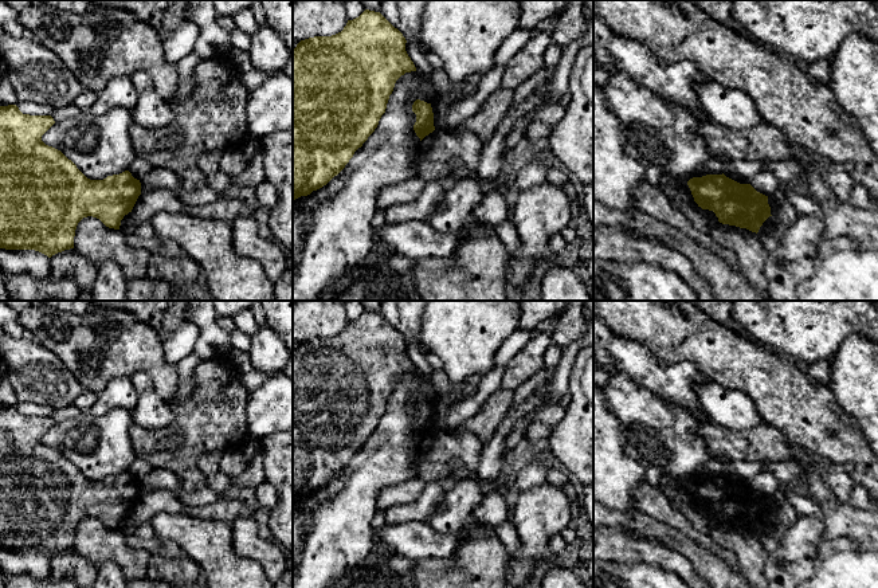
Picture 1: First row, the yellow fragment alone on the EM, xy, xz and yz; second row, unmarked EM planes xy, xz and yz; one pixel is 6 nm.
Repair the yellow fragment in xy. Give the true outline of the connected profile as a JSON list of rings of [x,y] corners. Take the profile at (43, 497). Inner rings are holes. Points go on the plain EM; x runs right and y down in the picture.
[[[16,405],[0,407],[0,549],[35,550],[51,558],[74,549],[75,530],[83,518],[93,517],[106,528],[119,530],[121,521],[141,495],[141,483],[129,471],[90,481],[60,451],[46,446],[42,436],[54,424],[51,416],[23,415]]]

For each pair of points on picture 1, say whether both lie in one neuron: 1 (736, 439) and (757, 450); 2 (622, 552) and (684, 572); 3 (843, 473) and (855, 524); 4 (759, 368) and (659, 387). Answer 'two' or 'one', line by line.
1: one
2: one
3: two
4: two

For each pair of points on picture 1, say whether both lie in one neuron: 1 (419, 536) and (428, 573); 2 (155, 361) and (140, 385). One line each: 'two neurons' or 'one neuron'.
1: two neurons
2: two neurons

